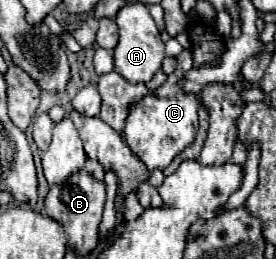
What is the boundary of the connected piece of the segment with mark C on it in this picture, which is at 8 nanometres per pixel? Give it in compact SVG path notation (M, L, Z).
M184 49L176 57L176 69L174 69L174 73L168 75L166 83L160 85L154 93L146 95L144 99L140 99L128 107L128 117L126 117L124 131L122 131L124 141L134 151L134 155L138 155L138 159L142 159L142 163L150 171L168 167L170 161L178 153L182 153L182 149L186 145L190 145L196 137L200 101L196 95L184 93L178 85L182 81L184 73L190 69L192 69L192 53L188 49Z

